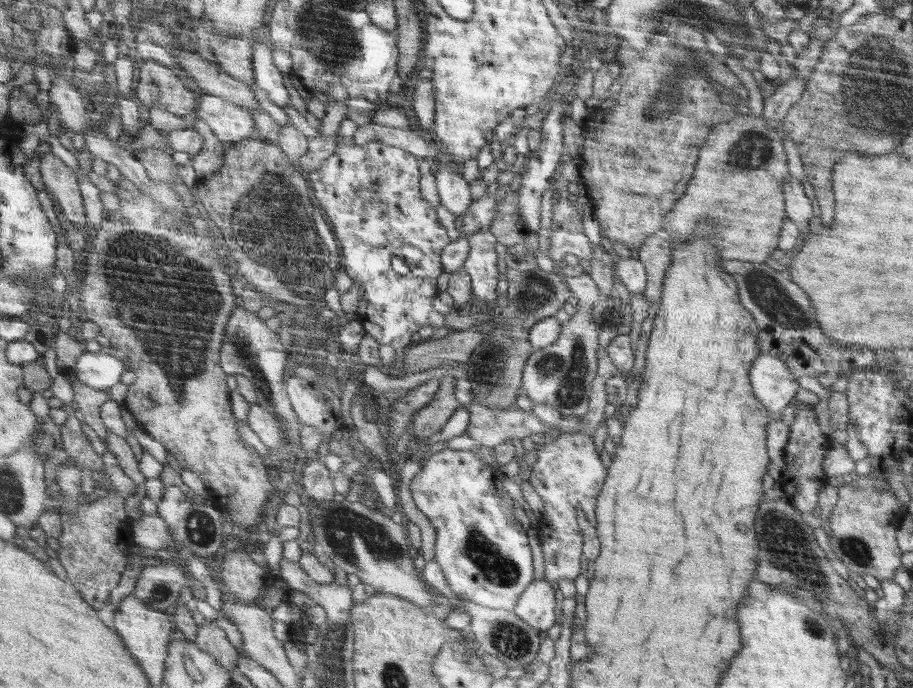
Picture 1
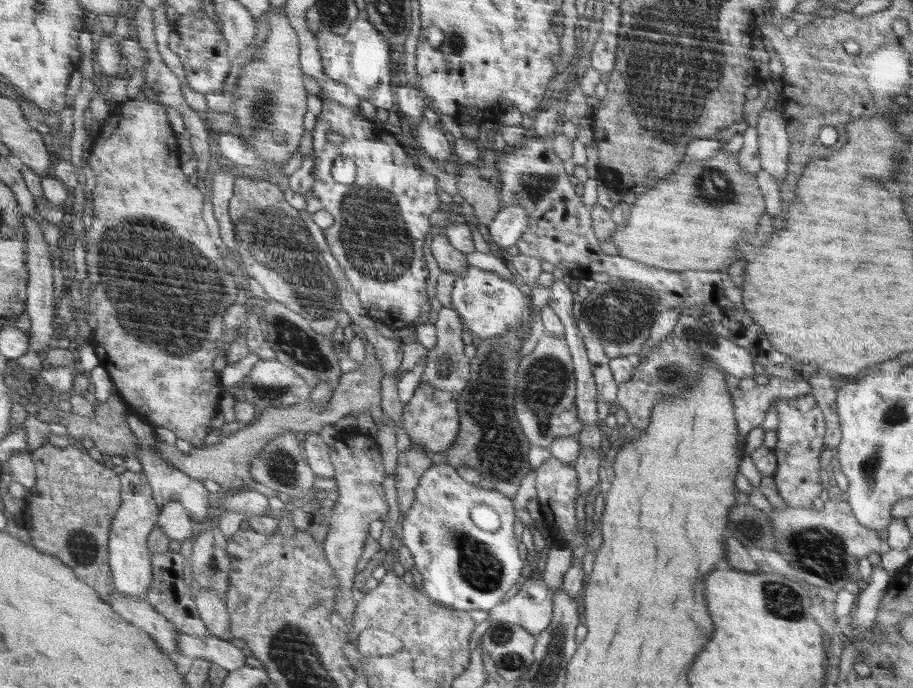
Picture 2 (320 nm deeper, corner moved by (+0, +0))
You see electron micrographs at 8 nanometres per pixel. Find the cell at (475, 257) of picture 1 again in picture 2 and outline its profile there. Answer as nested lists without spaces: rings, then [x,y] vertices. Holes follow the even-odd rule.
[[[469,265],[461,275],[460,280],[456,280],[451,292],[451,303],[449,304],[460,316],[461,321],[466,324],[466,328],[478,338],[498,338],[507,332],[507,330],[519,330],[529,322],[529,306],[531,300],[520,290],[516,290],[510,282],[504,282],[500,276],[494,272],[486,271]]]

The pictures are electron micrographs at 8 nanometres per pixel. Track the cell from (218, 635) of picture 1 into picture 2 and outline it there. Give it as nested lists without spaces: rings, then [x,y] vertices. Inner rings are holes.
[[[201,588],[195,597],[195,605],[199,618],[213,636],[224,640],[233,638],[229,631],[230,614],[225,605],[225,600],[218,593],[212,592],[208,588]]]

